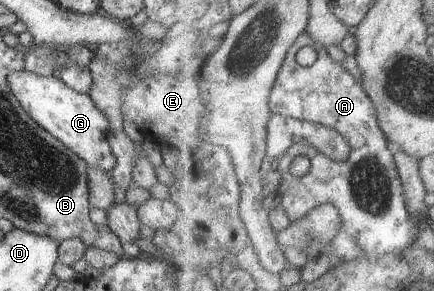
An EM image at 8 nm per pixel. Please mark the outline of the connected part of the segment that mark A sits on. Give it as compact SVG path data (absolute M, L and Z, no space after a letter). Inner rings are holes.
M306 31L290 49L286 57L285 65L282 67L277 85L271 96L271 105L274 113L282 113L289 117L312 121L337 130L345 136L352 147L351 155L339 161L330 158L317 146L310 143L296 143L281 158L278 173L281 176L279 193L283 200L280 205L288 212L291 222L303 219L313 208L324 203L334 203L341 210L345 223L335 241L331 243L325 254L328 254L333 261L344 262L357 258L381 257L391 252L409 249L415 244L417 237L417 221L409 211L409 202L406 198L405 182L403 181L400 167L397 163L397 156L391 149L391 142L387 138L385 130L382 128L377 104L373 101L370 93L366 90L364 83L344 64L337 62L328 52L328 47L318 42ZM306 46L313 47L318 52L317 61L307 67L298 62L298 52ZM298 156L306 156L311 161L311 170L302 177L294 175L292 164Z

